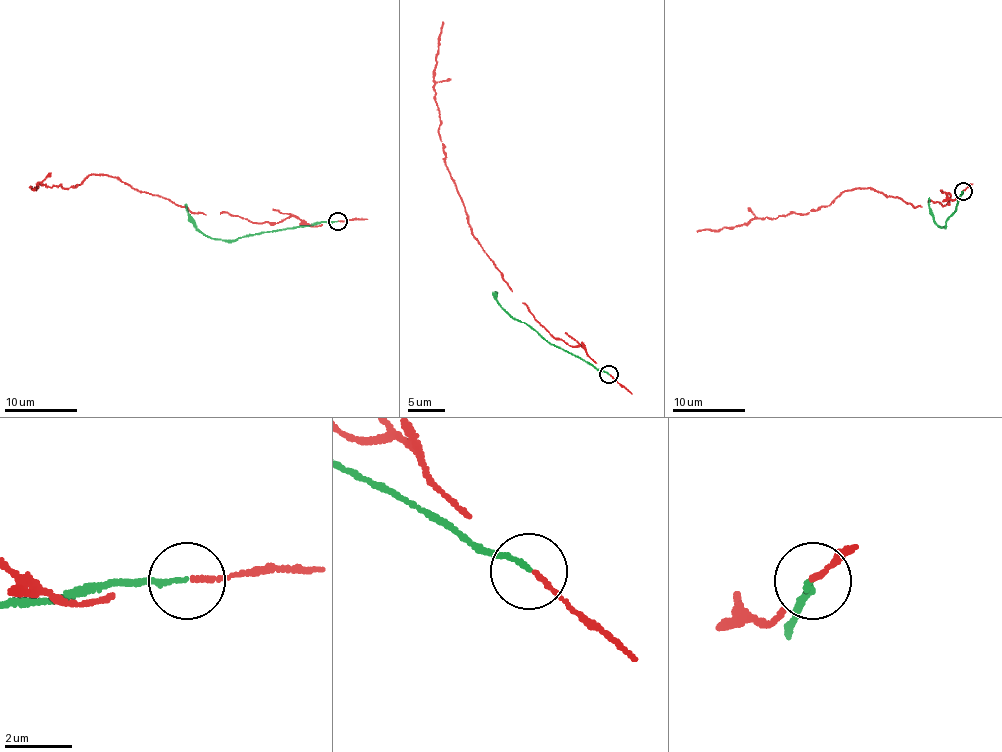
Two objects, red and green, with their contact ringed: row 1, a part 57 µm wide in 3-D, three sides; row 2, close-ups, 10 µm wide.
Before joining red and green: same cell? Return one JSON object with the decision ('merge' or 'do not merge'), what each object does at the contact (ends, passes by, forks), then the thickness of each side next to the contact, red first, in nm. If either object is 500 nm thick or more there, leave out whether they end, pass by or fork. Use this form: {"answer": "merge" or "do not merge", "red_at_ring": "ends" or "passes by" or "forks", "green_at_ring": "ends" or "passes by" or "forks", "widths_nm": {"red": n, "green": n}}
{"answer": "do not merge", "red_at_ring": "ends", "green_at_ring": "ends", "widths_nm": {"red": 130, "green": 150}}

